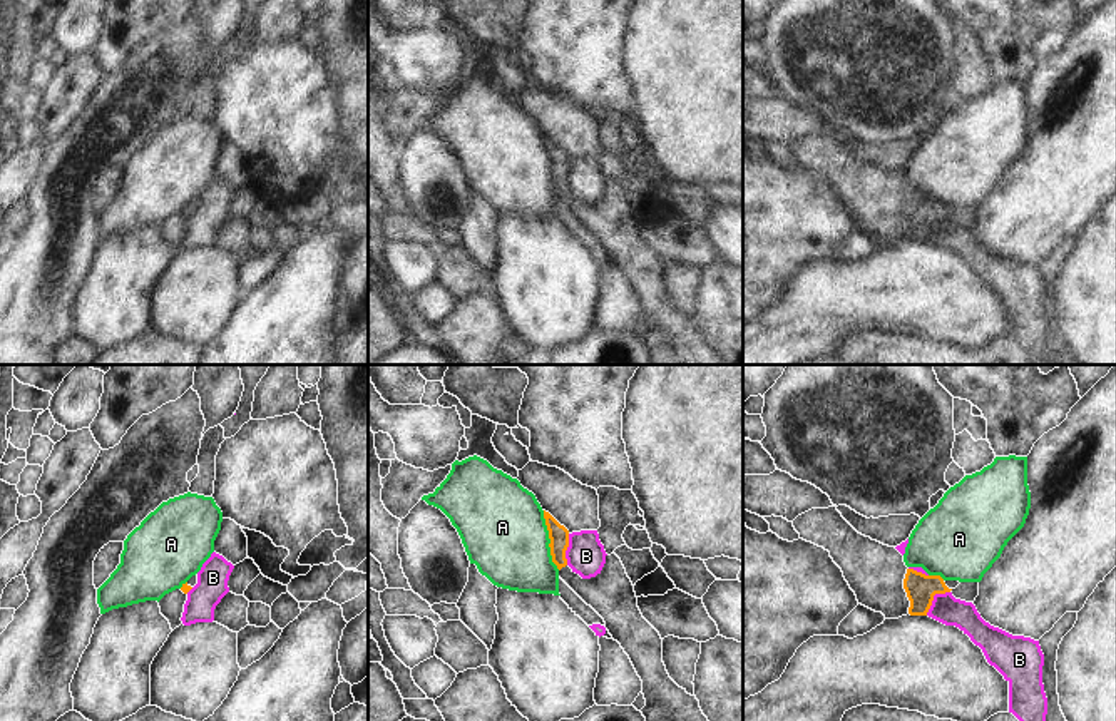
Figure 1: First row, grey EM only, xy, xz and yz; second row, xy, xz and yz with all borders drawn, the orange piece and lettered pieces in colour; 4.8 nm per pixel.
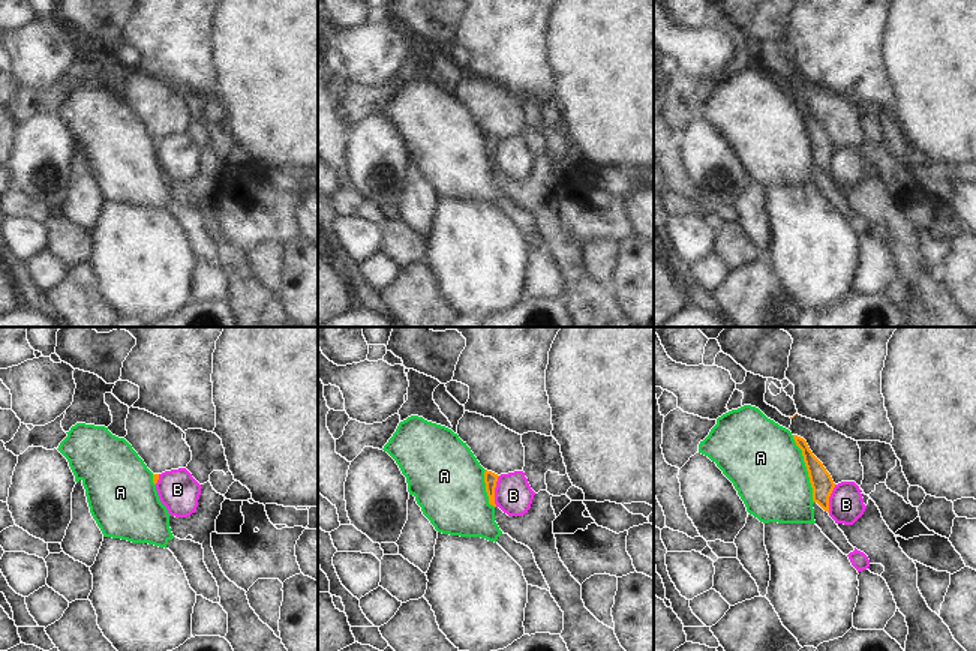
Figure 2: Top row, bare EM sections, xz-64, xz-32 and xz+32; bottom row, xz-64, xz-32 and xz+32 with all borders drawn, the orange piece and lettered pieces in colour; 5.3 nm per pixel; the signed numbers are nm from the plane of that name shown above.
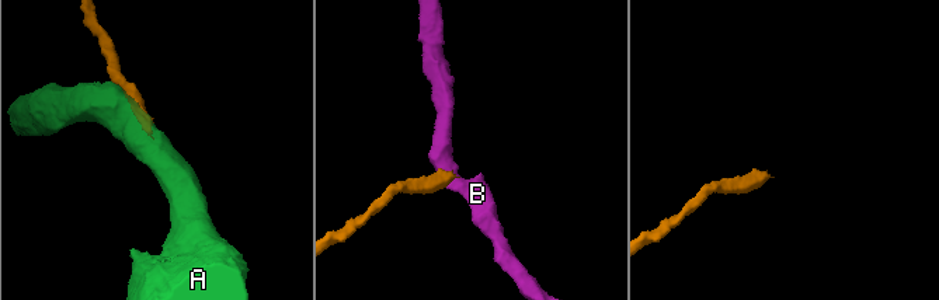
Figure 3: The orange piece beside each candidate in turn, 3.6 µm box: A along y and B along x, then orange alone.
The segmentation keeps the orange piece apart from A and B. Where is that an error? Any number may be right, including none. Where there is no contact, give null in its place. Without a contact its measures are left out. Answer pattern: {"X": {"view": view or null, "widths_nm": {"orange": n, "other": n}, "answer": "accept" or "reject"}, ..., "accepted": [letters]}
{"A": {"view": "xz", "widths_nm": {"orange": 100, "other": 420}, "answer": "reject"}, "B": {"view": "yz", "widths_nm": {"orange": 140, "other": 140}, "answer": "reject"}, "accepted": []}

